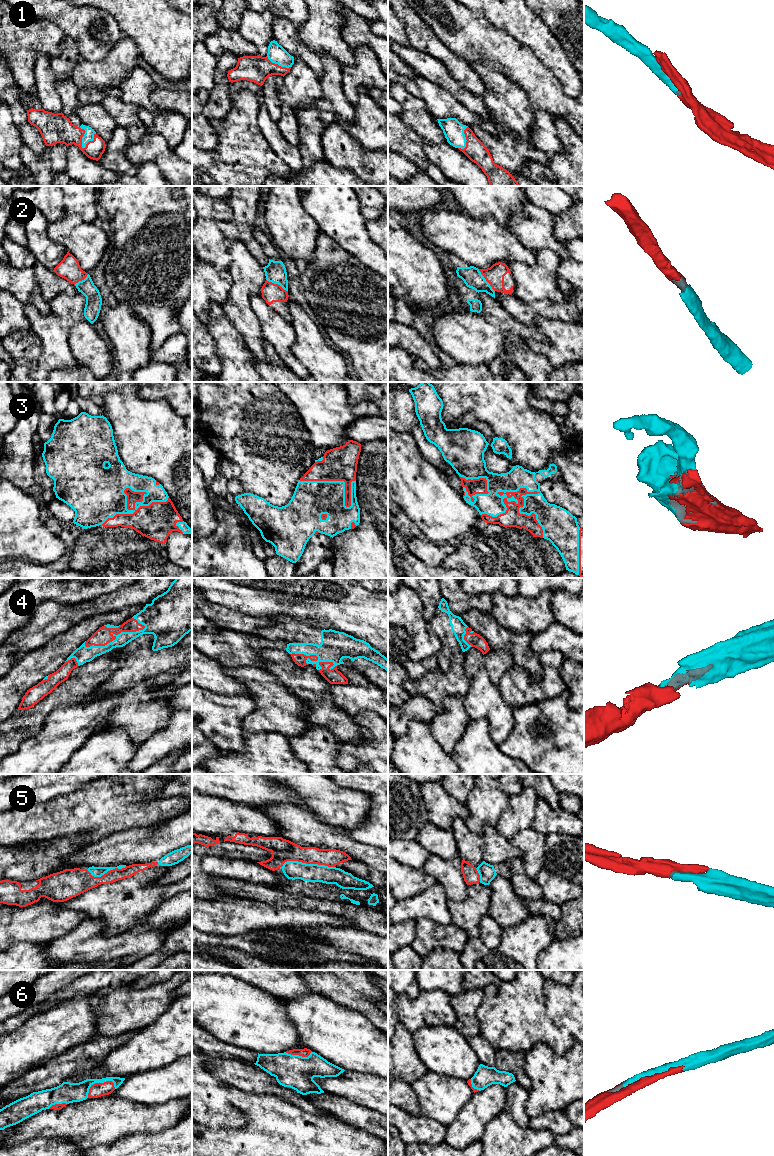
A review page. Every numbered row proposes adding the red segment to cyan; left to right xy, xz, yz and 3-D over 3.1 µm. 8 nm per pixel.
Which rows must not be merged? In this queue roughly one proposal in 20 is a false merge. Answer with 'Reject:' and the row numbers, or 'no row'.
Reject: no row

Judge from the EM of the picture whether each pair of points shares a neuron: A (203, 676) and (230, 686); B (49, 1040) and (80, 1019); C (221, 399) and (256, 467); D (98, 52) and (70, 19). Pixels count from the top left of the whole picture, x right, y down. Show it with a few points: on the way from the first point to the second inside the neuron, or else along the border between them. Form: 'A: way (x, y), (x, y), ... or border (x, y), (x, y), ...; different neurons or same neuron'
A: way (210, 676), (223, 684); same neuron
B: way (57, 1032), (72, 1021); same neuron
C: way (225, 416), (240, 431), (240, 441), (244, 450); same neuron
D: way (92, 44), (78, 27); same neuron

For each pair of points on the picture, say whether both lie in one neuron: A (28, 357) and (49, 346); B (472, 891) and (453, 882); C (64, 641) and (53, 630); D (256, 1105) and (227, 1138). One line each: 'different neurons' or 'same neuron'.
A: different neurons
B: different neurons
C: different neurons
D: same neuron

